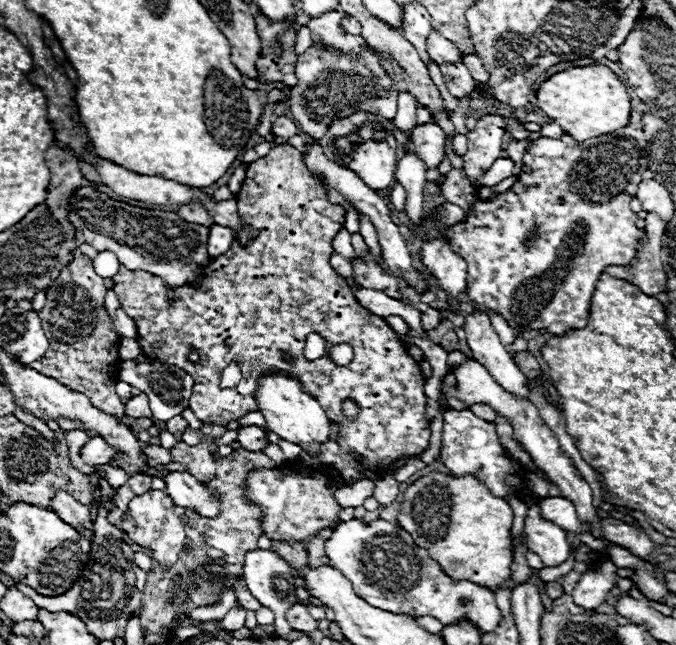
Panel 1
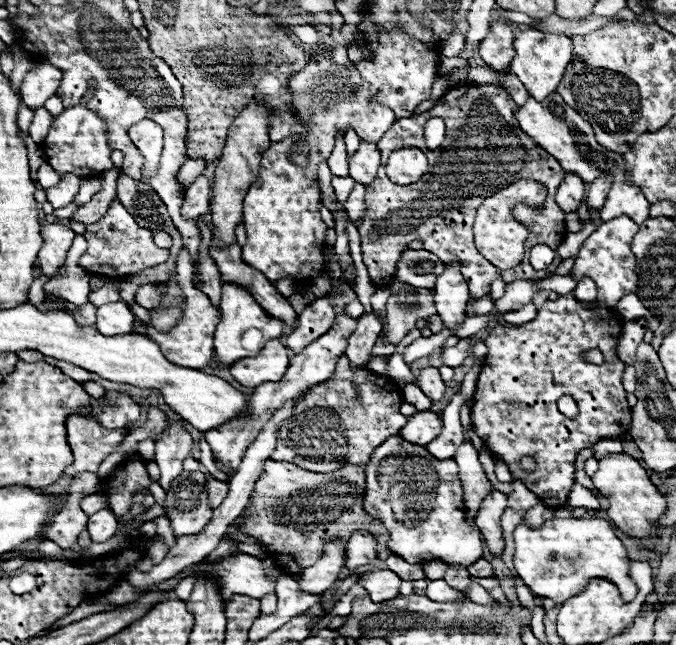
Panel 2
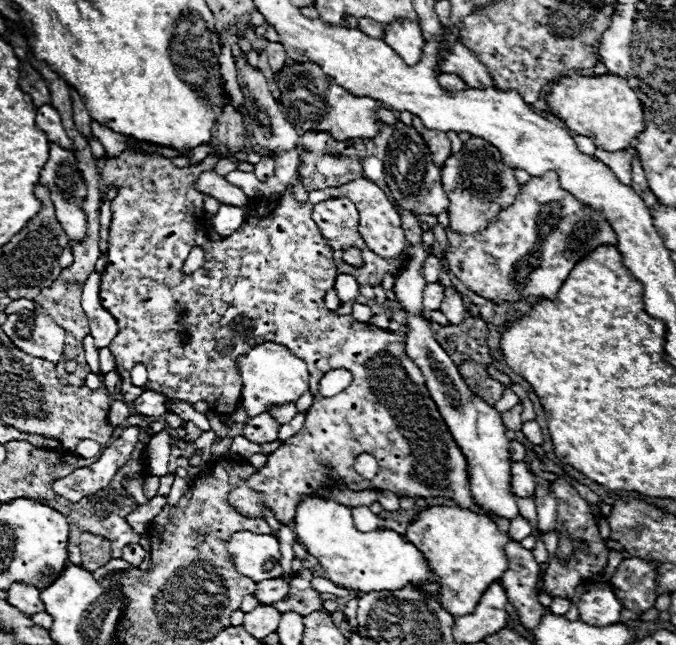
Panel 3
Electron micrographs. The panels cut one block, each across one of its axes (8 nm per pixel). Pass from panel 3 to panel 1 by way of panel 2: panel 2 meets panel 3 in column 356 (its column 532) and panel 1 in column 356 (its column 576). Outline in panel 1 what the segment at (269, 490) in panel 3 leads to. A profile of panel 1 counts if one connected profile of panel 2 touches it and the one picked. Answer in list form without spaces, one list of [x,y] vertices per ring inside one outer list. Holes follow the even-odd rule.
[[[276,144],[272,150],[248,168],[246,182],[235,197],[240,208],[240,218],[248,222],[254,230],[260,230],[256,242],[252,246],[238,246],[234,240],[232,250],[220,258],[212,258],[208,270],[204,270],[204,284],[200,288],[184,286],[174,288],[174,300],[168,302],[170,288],[162,278],[144,272],[144,270],[126,270],[118,268],[118,274],[112,276],[114,292],[118,294],[126,314],[136,322],[140,334],[138,342],[142,352],[162,364],[174,364],[194,378],[190,408],[196,418],[212,420],[206,424],[226,426],[230,420],[238,420],[248,412],[258,410],[256,402],[256,386],[258,376],[264,370],[274,370],[278,364],[278,372],[298,378],[302,390],[312,394],[328,414],[328,420],[338,424],[338,444],[344,452],[356,454],[362,458],[362,470],[372,472],[378,478],[386,476],[386,470],[398,458],[412,458],[424,452],[430,440],[430,424],[424,418],[426,410],[426,394],[424,394],[424,376],[414,358],[406,352],[400,336],[384,322],[384,318],[370,314],[364,310],[358,300],[352,296],[352,290],[346,286],[346,280],[340,278],[328,258],[332,250],[332,238],[344,226],[344,208],[330,204],[326,198],[326,190],[318,178],[310,174],[304,164],[304,156],[290,144]],[[308,334],[320,334],[326,340],[326,350],[336,344],[350,344],[354,348],[354,360],[348,366],[336,366],[328,352],[318,360],[304,358],[304,346]],[[196,350],[200,360],[190,362],[188,354]],[[282,352],[294,354],[294,362],[282,360]],[[230,364],[238,364],[242,368],[242,380],[236,388],[220,388],[222,370]],[[352,398],[360,412],[354,418],[344,416],[342,400]]]

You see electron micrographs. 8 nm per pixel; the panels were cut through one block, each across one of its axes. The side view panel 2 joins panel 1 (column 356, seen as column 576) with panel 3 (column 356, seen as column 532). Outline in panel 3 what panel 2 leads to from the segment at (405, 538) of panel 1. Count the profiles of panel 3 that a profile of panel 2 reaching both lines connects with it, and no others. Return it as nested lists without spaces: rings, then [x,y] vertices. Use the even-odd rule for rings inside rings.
[[[306,498],[300,502],[296,518],[294,518],[294,532],[300,544],[318,558],[322,564],[326,578],[338,586],[344,586],[346,590],[354,592],[380,592],[380,590],[400,590],[406,584],[414,584],[422,588],[428,596],[440,598],[440,584],[434,580],[428,560],[422,556],[422,552],[408,544],[398,532],[394,530],[372,530],[372,532],[360,532],[356,530],[352,522],[350,508],[336,504],[334,500],[326,498]]]

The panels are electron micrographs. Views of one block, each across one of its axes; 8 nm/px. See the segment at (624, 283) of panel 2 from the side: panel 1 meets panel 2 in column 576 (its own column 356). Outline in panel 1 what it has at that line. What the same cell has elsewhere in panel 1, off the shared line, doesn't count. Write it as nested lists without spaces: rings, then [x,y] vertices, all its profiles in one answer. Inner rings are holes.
[[[366,254],[364,258],[354,258],[352,260],[352,268],[354,268],[354,280],[360,286],[372,288],[372,290],[382,290],[382,292],[386,292],[386,296],[390,296],[394,300],[402,298],[402,290],[398,286],[398,278],[388,274],[372,258],[372,254]]]

